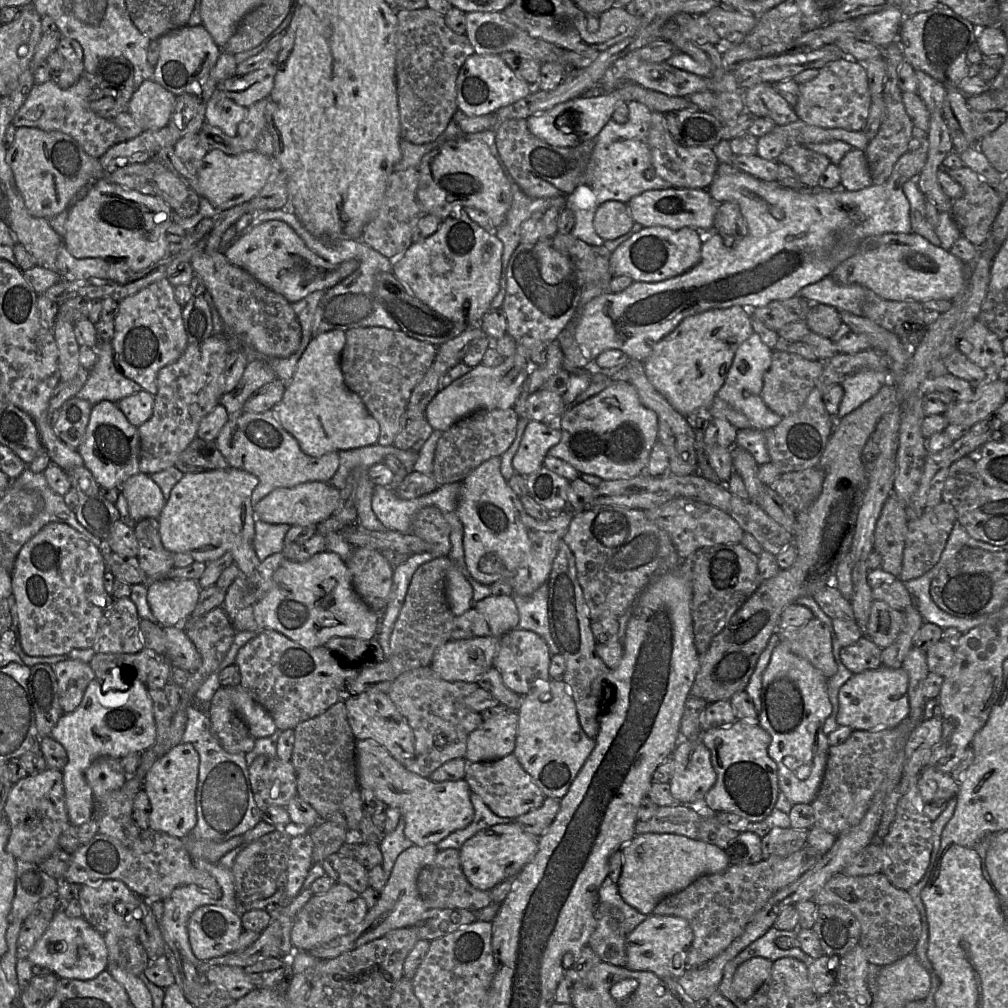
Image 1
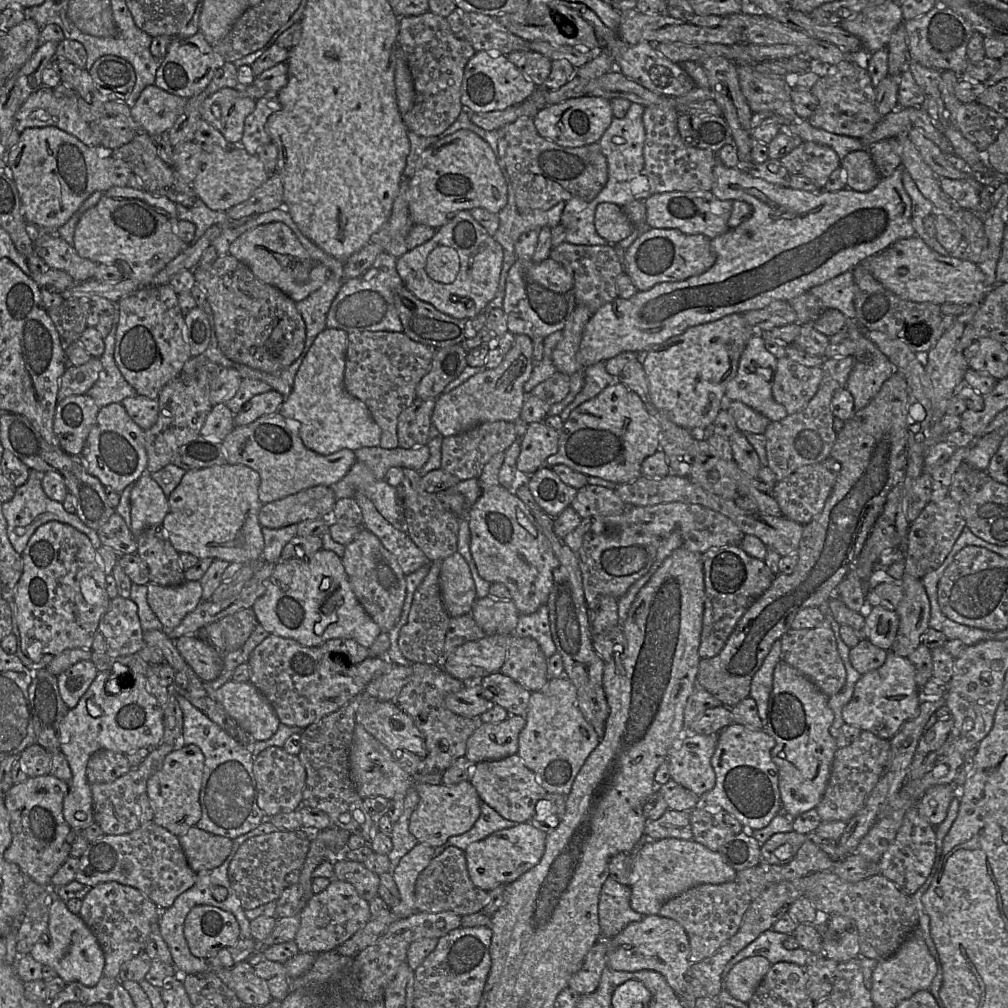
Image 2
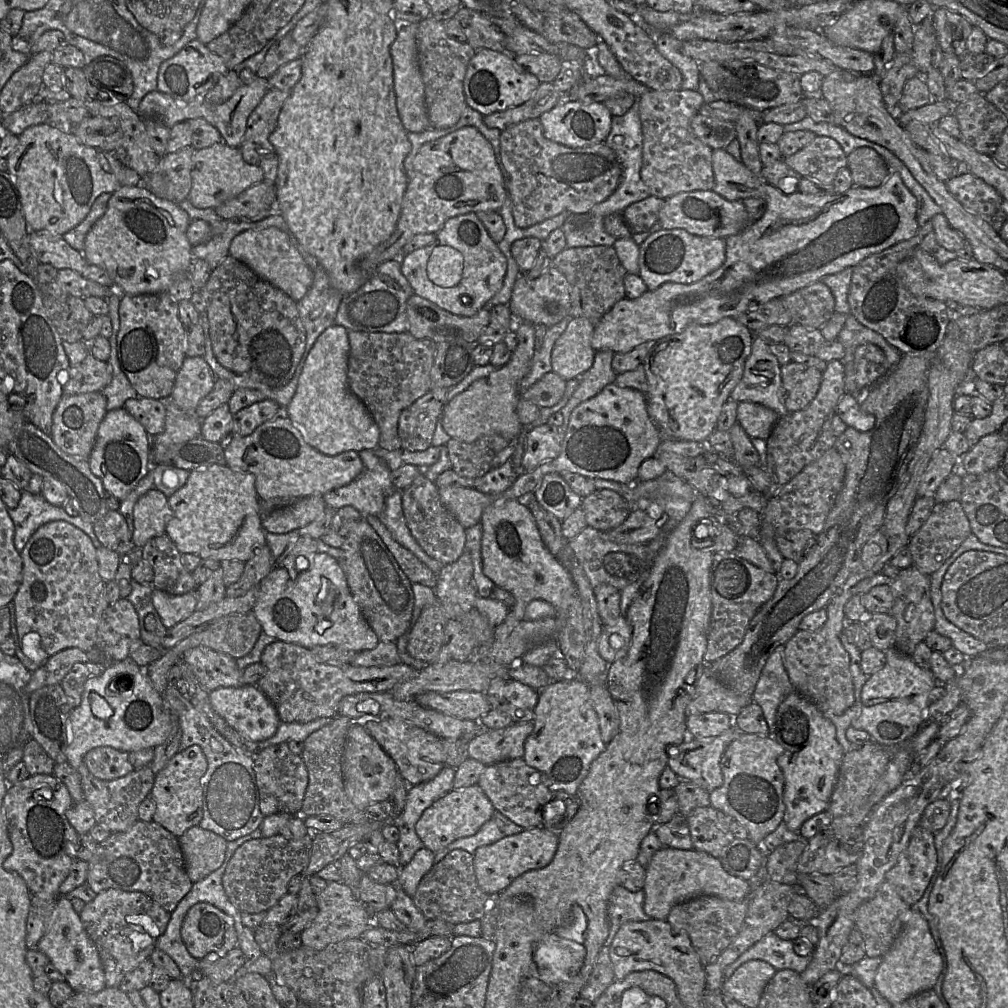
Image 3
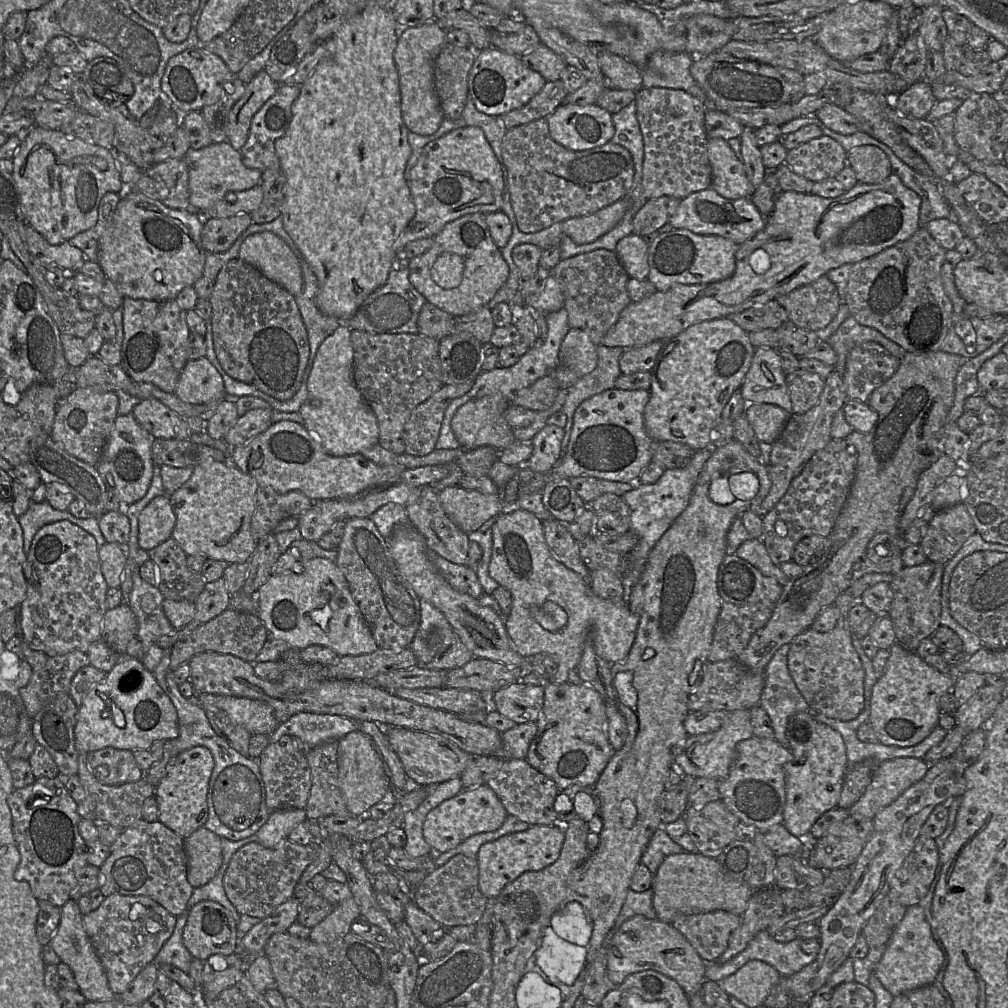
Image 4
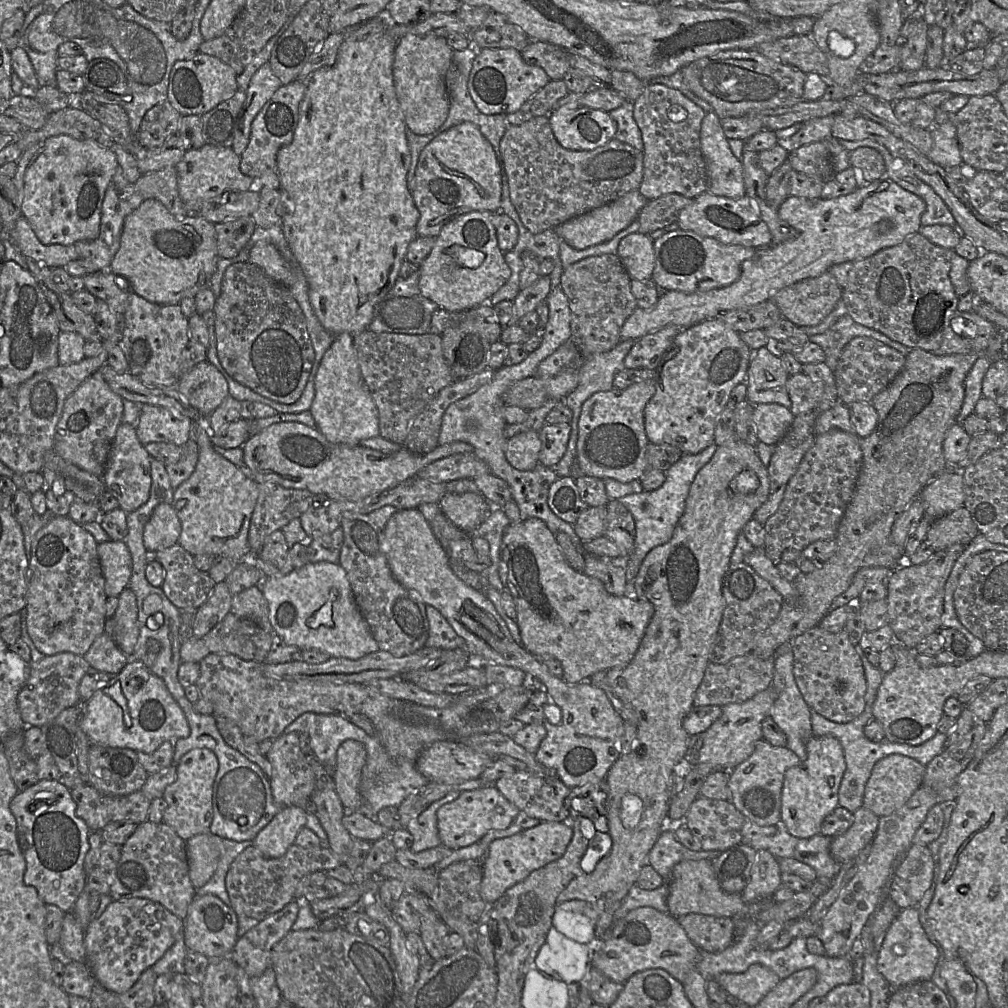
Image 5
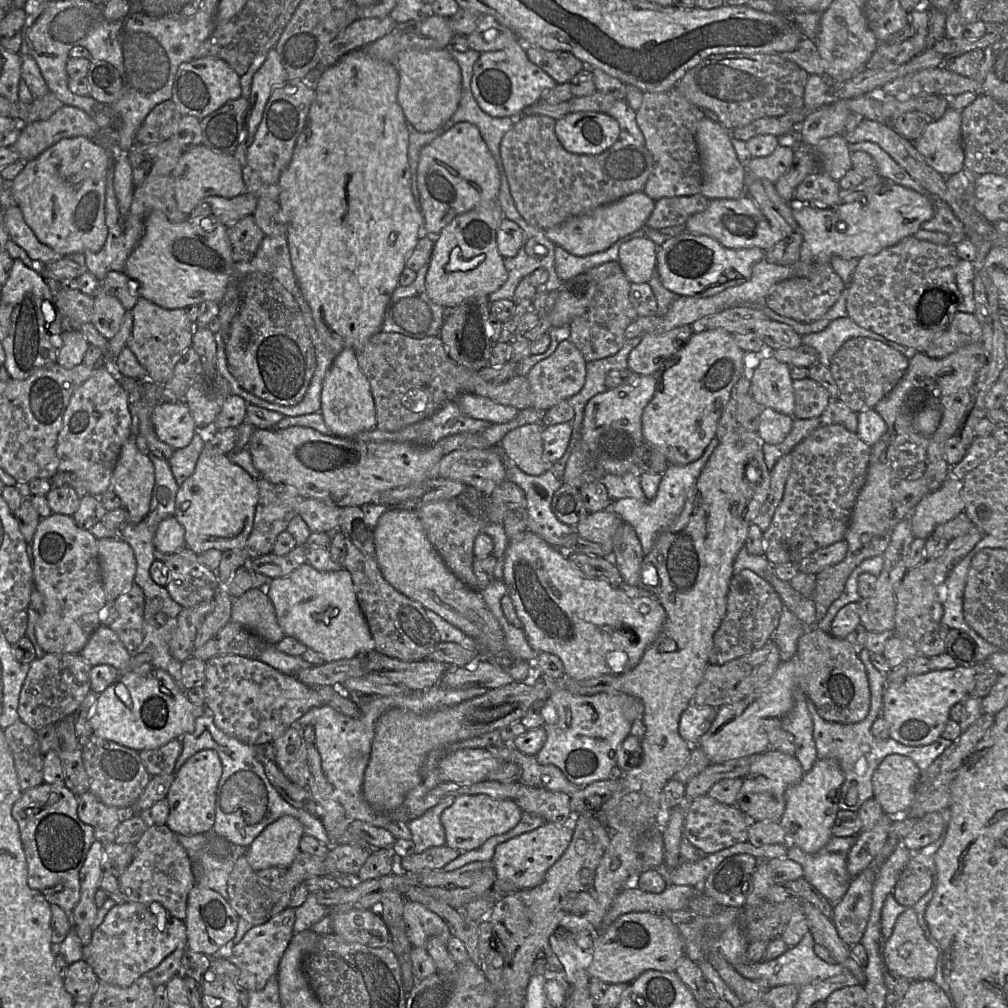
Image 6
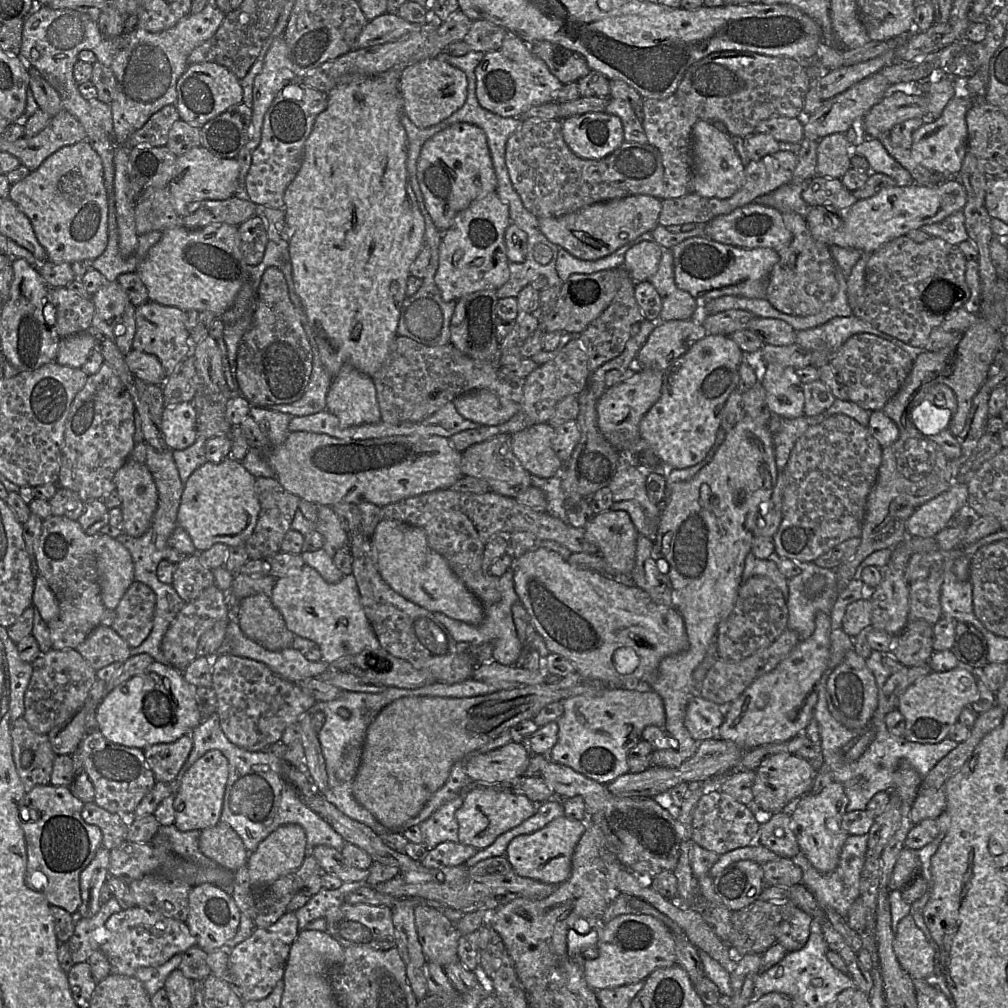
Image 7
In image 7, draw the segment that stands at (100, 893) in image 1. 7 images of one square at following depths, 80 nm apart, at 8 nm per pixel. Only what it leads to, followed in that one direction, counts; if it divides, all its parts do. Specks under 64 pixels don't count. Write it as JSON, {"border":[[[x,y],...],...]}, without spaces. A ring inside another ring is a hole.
{"border":[[[139,907],[111,915],[105,927],[109,931],[109,939],[99,950],[107,957],[111,965],[111,974],[133,977],[141,967],[160,966],[174,955],[183,954],[197,946],[197,940],[186,923],[167,918],[160,913],[150,913]]]}

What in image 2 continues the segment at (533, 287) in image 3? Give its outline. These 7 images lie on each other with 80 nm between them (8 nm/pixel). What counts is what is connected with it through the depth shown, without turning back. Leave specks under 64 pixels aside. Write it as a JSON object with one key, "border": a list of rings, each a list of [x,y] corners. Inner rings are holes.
{"border":[[[551,257],[541,262],[518,258],[511,266],[506,280],[503,310],[508,330],[513,334],[546,338],[553,332],[563,330],[576,306],[573,277]]]}

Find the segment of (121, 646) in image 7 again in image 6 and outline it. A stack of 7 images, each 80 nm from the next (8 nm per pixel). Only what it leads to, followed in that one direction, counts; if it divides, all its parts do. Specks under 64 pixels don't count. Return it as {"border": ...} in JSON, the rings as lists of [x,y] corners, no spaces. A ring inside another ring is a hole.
{"border":[[[100,625],[79,653],[92,667],[110,665],[120,672],[129,668],[131,653],[125,648],[115,632]]]}

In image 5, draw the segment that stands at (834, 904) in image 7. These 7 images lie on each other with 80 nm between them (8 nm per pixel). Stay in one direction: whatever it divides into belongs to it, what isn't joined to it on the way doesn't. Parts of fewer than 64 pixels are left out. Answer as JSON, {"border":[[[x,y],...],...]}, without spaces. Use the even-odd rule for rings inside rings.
{"border":[[[818,834],[799,839],[794,849],[793,858],[812,867],[821,883],[831,883],[841,869],[841,865],[830,854],[832,838]]]}

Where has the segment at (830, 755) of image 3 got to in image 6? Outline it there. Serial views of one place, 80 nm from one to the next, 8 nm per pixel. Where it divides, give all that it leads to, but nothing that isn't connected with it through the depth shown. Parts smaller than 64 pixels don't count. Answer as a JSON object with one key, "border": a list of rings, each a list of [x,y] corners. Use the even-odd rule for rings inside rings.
{"border":[[[817,759],[802,779],[786,790],[785,811],[779,822],[787,835],[788,845],[796,845],[808,854],[815,854],[829,842],[840,810],[839,798],[843,782],[844,773],[835,760]]]}

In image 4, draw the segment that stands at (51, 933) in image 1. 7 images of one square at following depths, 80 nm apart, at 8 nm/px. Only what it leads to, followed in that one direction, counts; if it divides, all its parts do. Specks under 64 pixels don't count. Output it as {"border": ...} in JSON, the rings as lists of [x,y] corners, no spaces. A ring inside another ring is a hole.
{"border":[[[73,898],[69,899],[61,907],[59,925],[48,945],[52,946],[61,962],[67,964],[72,970],[79,991],[87,1001],[111,1001],[119,997],[111,991],[108,985],[106,972],[85,931],[83,915]]]}

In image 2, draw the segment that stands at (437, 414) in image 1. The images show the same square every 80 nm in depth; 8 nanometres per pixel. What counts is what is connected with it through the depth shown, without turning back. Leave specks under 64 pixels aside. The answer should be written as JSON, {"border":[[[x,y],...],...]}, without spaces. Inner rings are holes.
{"border":[[[526,334],[515,336],[513,347],[499,366],[476,373],[458,387],[436,398],[431,420],[441,435],[461,434],[484,422],[504,420],[515,423],[520,419],[527,395],[524,384],[534,368],[533,339]]]}

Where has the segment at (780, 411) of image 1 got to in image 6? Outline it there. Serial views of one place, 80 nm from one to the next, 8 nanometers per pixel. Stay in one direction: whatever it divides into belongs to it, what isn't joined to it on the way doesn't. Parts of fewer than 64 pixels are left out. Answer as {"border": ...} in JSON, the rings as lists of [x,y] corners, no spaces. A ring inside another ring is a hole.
{"border":[[[808,377],[793,380],[792,387],[795,400],[794,418],[809,419],[819,416],[831,398],[825,387]]]}

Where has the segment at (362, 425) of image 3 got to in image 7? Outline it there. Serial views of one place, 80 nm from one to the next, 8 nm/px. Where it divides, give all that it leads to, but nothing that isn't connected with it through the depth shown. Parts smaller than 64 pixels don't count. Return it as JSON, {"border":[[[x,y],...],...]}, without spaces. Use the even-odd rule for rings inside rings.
{"border":[[[344,364],[332,379],[326,396],[326,410],[338,418],[343,428],[381,421],[371,377],[349,364]]]}

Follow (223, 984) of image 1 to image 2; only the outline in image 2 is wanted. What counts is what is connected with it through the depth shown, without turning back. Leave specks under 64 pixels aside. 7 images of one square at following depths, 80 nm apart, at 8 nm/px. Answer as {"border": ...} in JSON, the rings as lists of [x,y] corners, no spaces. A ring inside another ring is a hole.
{"border":[[[248,961],[213,972],[246,1006],[266,1007],[273,999],[266,982],[255,974]]]}

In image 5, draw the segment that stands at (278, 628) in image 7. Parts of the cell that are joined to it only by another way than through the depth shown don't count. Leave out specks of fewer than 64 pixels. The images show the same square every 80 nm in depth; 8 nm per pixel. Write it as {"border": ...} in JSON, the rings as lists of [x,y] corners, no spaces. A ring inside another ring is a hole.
{"border":[[[254,585],[232,596],[231,613],[248,618],[269,634],[275,634],[269,619],[268,603],[260,585]]]}

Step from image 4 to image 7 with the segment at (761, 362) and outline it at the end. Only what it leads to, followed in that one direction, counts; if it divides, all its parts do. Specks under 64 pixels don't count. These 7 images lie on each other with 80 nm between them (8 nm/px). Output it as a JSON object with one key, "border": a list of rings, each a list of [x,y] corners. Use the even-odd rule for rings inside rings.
{"border":[[[766,364],[760,373],[769,409],[784,419],[804,415],[804,394],[800,378],[793,367]]]}

